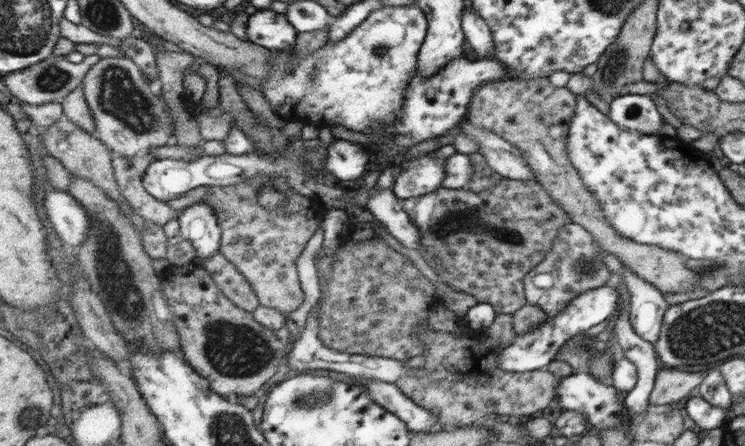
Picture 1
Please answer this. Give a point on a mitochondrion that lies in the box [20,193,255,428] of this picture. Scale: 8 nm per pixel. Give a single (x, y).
(114, 273)

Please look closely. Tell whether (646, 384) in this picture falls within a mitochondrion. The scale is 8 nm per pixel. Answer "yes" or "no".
no

